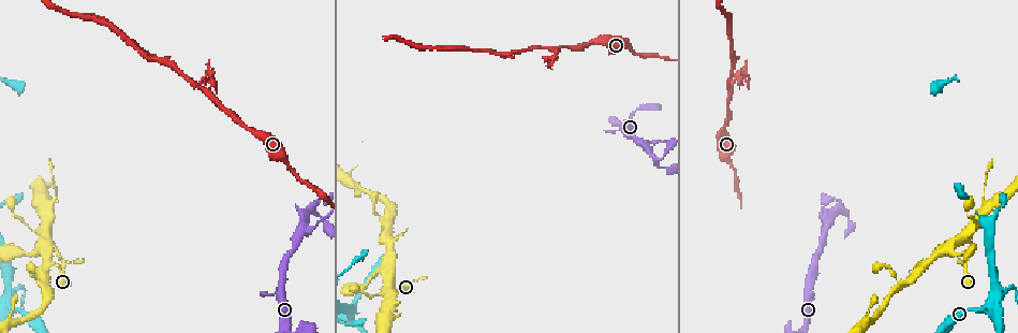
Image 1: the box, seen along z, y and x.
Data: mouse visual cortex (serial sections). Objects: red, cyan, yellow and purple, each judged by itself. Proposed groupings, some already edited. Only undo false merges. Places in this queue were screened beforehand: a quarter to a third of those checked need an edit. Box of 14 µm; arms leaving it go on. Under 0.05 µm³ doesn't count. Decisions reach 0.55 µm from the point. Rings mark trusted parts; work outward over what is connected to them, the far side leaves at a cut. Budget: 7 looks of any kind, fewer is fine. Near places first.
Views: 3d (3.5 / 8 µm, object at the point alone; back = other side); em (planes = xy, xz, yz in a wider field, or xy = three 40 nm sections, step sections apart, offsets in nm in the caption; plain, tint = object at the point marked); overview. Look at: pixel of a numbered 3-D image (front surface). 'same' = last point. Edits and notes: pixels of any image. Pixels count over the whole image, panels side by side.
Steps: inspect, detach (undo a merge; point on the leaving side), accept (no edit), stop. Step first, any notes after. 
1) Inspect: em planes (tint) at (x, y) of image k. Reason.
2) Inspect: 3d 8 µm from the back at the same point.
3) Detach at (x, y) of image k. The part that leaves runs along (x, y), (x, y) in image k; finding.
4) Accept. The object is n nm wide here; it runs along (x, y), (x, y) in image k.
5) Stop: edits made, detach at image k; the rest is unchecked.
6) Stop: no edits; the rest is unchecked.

Inspect: 3d 3.5 µm at (995, 303) of image 1. Sudden change in width.

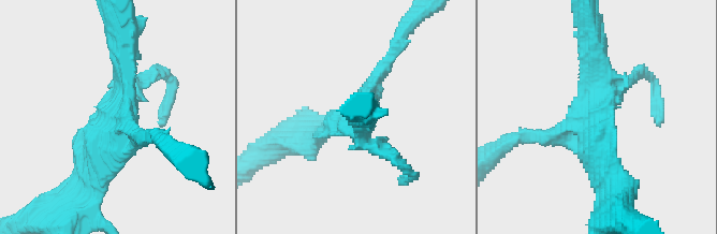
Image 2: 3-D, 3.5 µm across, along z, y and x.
Inspect: em xy step 5 (tint) at (590, 122) of image 2. Now the EM.

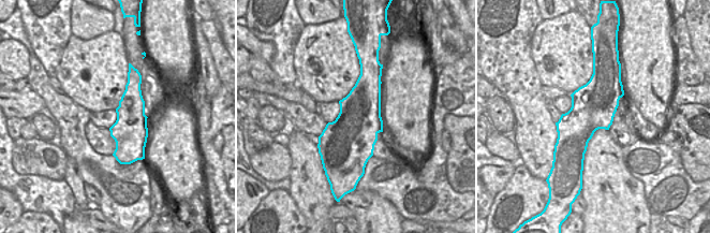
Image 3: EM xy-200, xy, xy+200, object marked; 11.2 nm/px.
Accept. It runs along (531, 134), (595, 115), (591, 53) in image 2; one cell here.

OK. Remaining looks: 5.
Inspect: 3d 3.5 µm at (634, 54) of image 1. Sudden change in width.

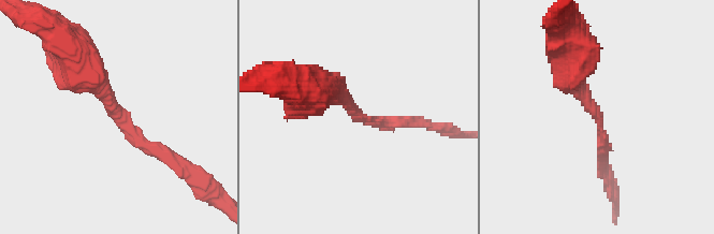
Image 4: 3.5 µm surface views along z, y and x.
Inspect: em xy step 3 (tint) at (600, 131) of image 4. The arms are 150, 250 nm wide; shape alone is not enough.

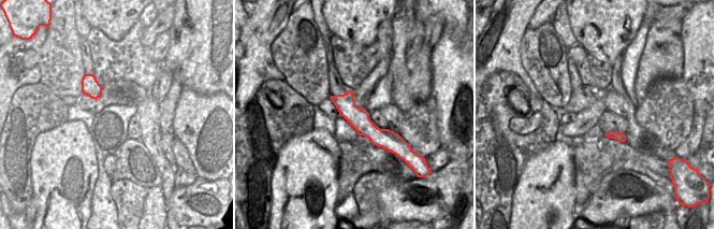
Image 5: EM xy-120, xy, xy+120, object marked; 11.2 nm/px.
Accept. The object is 240 nm wide here; it runs along (334, 98), (375, 134), (394, 139) in image 5; all the same cell.

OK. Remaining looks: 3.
Inspect: 3d 3.5 µm at (837, 209) of image 1. Small branch off a trunk.

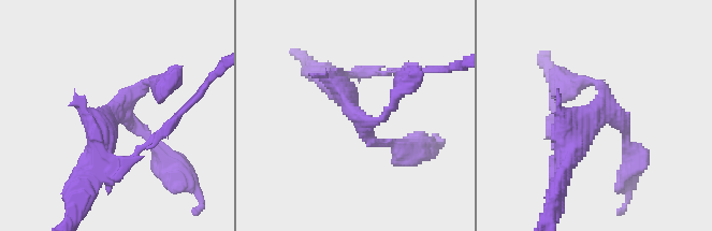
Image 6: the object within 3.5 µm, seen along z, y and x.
Inspect: em planes (tint) at (598, 109) of image 6.

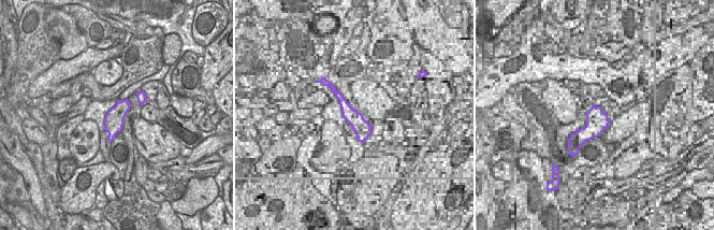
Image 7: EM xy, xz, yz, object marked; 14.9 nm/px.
Inspect: em xy step 5 (tint) at the same point.

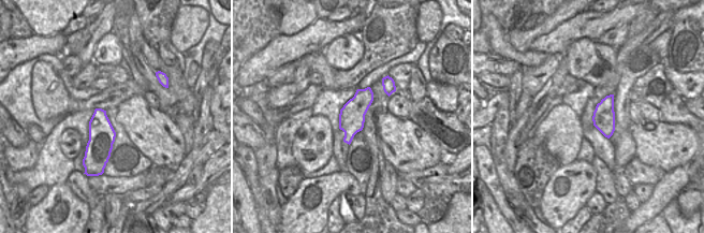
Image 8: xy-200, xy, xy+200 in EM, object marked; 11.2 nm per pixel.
Accept. The object is 280 nm wide here; it runs along (332, 80), (367, 138), (397, 146) in image 6; all the same cell.

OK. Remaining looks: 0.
Stop: no edits; the rest is unchecked.

